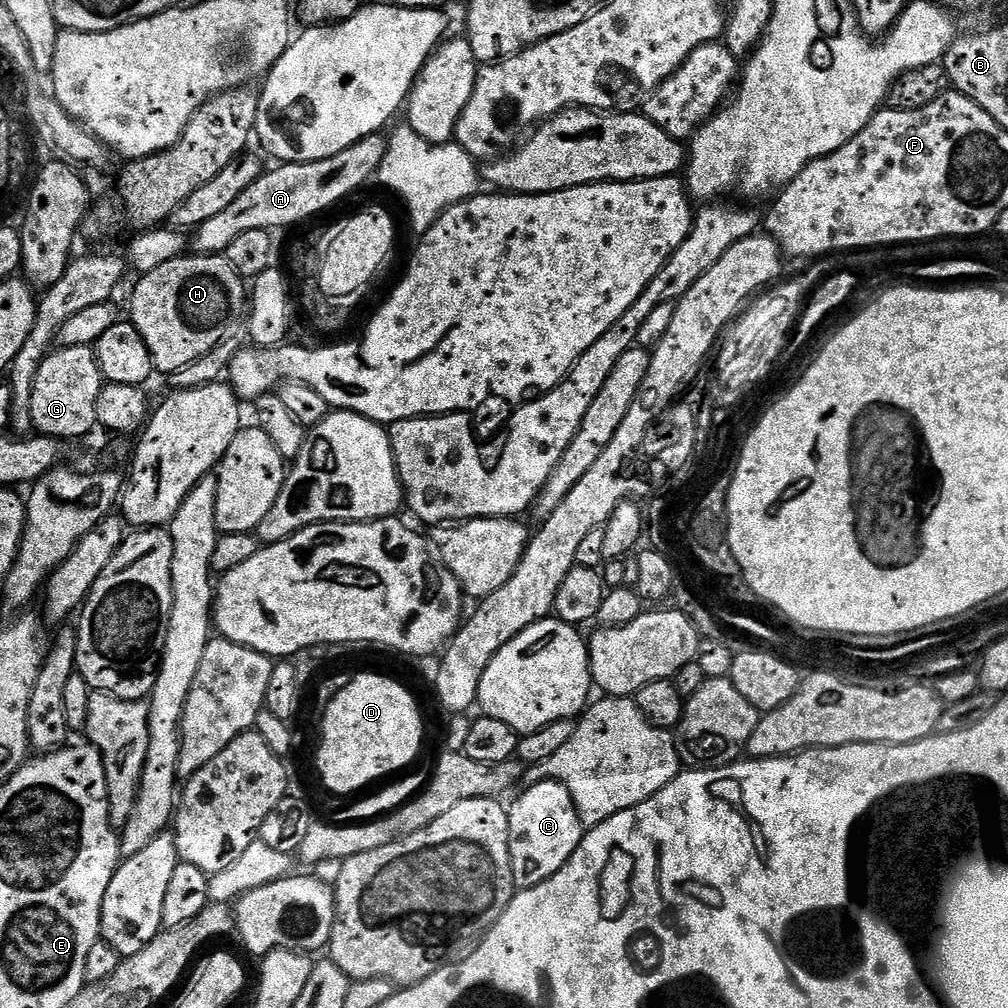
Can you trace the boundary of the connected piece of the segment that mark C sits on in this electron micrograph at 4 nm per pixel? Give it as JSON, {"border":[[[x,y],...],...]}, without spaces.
{"border":[[[557,780],[529,784],[525,792],[508,808],[510,830],[510,866],[517,889],[533,888],[550,878],[574,854],[586,831],[570,798],[570,790]]]}

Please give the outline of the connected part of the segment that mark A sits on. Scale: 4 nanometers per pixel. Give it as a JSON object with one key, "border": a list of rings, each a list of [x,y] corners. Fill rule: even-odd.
{"border":[[[377,134],[362,138],[354,146],[342,150],[325,160],[306,162],[305,164],[281,163],[273,172],[261,171],[254,186],[246,186],[238,199],[230,202],[226,210],[214,214],[214,218],[206,218],[200,228],[195,229],[195,251],[200,254],[223,254],[234,238],[246,234],[246,230],[277,230],[288,228],[291,224],[300,224],[319,212],[335,206],[339,200],[356,192],[368,179],[375,177],[382,166],[382,158],[386,158],[388,136]]]}

